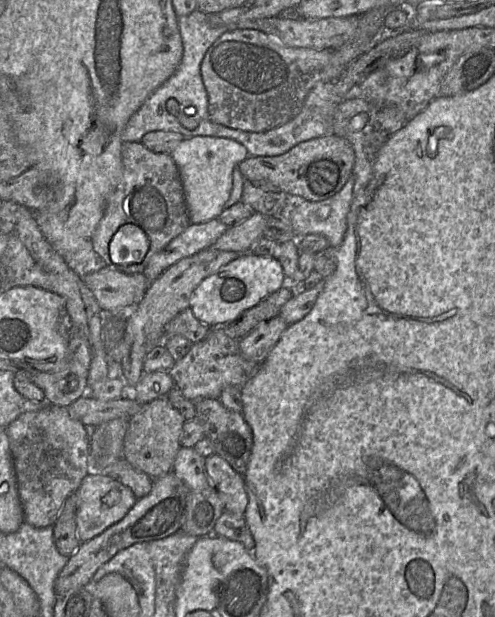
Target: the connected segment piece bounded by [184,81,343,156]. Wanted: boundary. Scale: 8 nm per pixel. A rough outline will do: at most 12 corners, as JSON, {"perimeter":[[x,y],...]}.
{"perimeter":[[335,81],[317,83],[300,113],[265,132],[200,120],[189,137],[234,140],[249,156],[282,155],[332,134],[343,101]]}

